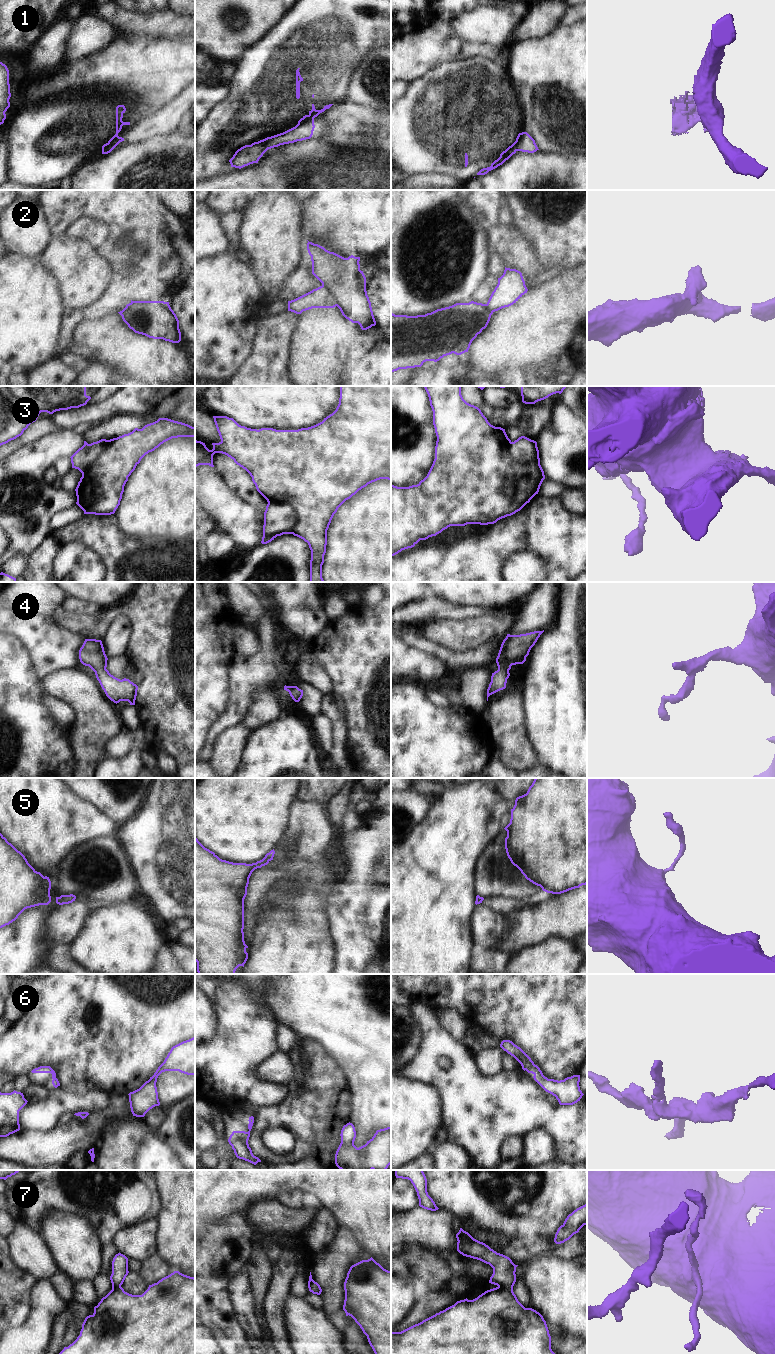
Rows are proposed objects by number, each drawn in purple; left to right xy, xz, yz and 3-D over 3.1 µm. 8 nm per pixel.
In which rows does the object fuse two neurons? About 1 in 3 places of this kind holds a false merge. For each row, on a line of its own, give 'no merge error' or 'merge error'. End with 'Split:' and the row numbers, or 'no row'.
1: merge error
2: merge error
3: merge error
4: no merge error
5: no merge error
6: no merge error
7: no merge error
Split: 1, 2, 3

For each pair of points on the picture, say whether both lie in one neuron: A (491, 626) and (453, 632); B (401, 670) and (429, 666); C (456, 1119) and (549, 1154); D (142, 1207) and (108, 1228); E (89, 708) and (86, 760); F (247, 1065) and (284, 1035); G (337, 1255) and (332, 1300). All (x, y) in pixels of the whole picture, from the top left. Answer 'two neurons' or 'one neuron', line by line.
A: one neuron
B: one neuron
C: two neurons
D: one neuron
E: one neuron
F: two neurons
G: one neuron

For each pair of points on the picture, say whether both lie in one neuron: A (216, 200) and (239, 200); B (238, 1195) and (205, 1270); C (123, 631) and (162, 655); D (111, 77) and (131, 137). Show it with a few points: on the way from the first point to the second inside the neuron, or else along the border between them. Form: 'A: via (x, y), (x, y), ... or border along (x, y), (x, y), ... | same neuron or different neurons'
A: via (222, 200), (233, 200) | same neuron
B: border along (246, 1213), (233, 1213), (215, 1224), (207, 1226) | different neurons
C: border along (120, 615), (126, 615), (133, 627), (127, 654) | different neurons
D: via (128, 87), (139, 101), (139, 120) | same neuron

